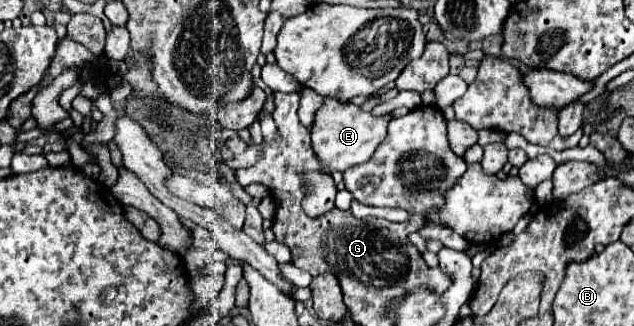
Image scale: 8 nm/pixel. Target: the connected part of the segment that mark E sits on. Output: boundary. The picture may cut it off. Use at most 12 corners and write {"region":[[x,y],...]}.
{"region":[[323,97],[311,127],[321,169],[369,161],[389,115]]}

